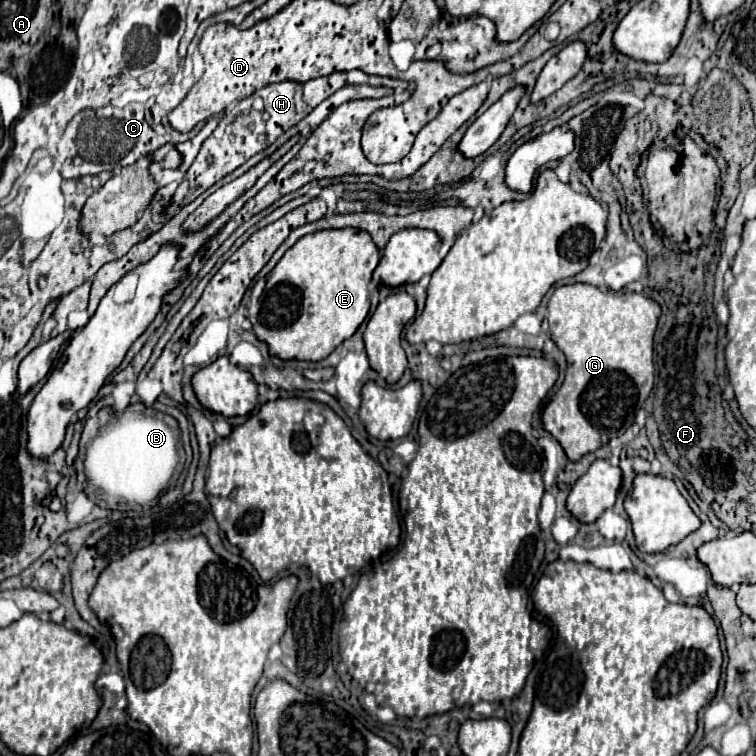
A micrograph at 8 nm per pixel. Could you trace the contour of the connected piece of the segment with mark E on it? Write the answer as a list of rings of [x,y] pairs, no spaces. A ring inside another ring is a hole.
[[[357,228],[321,230],[303,236],[291,246],[277,266],[265,278],[263,296],[249,306],[247,318],[253,324],[255,336],[267,344],[269,354],[281,360],[309,360],[327,358],[345,338],[351,338],[370,310],[368,284],[375,266],[379,264],[379,248],[371,236]]]

